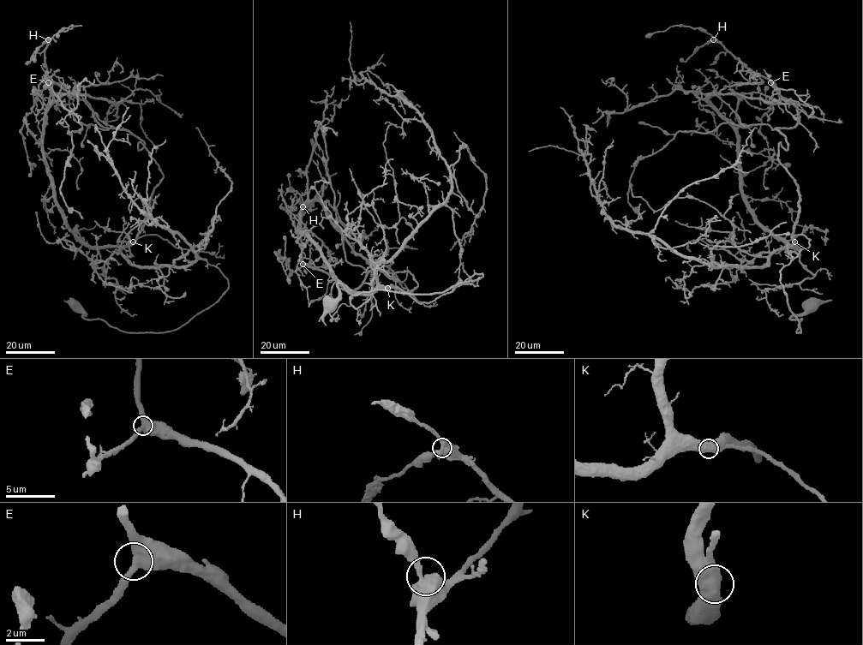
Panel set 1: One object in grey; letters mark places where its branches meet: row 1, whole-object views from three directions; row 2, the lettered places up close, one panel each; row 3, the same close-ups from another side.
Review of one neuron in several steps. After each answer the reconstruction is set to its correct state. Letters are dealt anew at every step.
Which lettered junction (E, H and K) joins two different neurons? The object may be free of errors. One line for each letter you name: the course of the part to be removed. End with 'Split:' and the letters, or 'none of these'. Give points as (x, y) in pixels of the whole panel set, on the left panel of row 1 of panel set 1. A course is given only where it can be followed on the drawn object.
Split: none of these

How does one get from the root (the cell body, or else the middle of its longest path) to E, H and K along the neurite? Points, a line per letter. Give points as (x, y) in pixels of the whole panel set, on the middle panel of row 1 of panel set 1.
E: (329, 304), (339, 283), (482, 274), (418, 303), (392, 286), (408, 271), (346, 290), (302, 264)
H: (329, 304), (339, 283), (482, 274), (428, 302), (392, 286), (408, 271), (346, 290), (303, 261), (302, 206)
K: (329, 304), (338, 295), (339, 283), (354, 295), (376, 289), (434, 294), (482, 274), (428, 302), (386, 288)

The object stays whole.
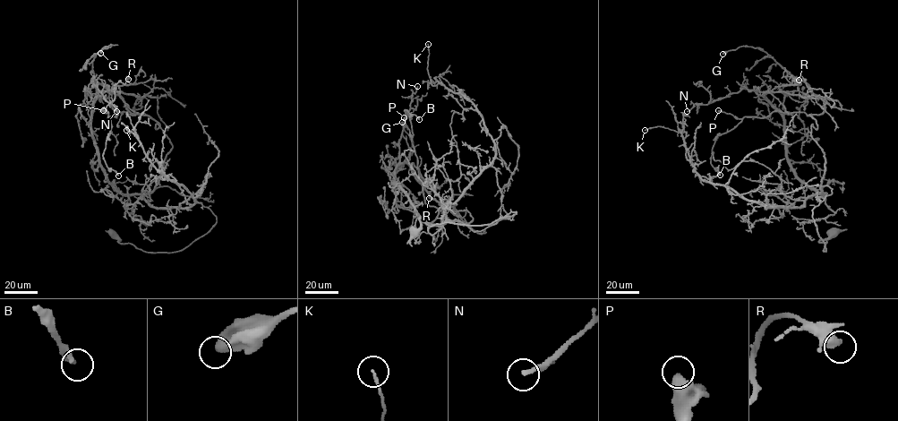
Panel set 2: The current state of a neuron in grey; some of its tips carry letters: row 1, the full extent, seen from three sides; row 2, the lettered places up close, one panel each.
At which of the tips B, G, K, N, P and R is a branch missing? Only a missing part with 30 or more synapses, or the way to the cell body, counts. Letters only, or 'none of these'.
none of these

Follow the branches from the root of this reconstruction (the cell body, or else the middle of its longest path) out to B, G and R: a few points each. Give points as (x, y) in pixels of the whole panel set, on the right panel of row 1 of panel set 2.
B: (833, 232), (824, 251), (812, 210), (832, 189), (809, 114), (745, 116), (715, 140), (720, 175)
G: (833, 232), (824, 251), (812, 210), (832, 189), (809, 115), (824, 101), (757, 47), (722, 54)
R: (833, 232), (824, 251), (812, 210), (832, 189), (796, 175), (764, 94), (799, 80)

